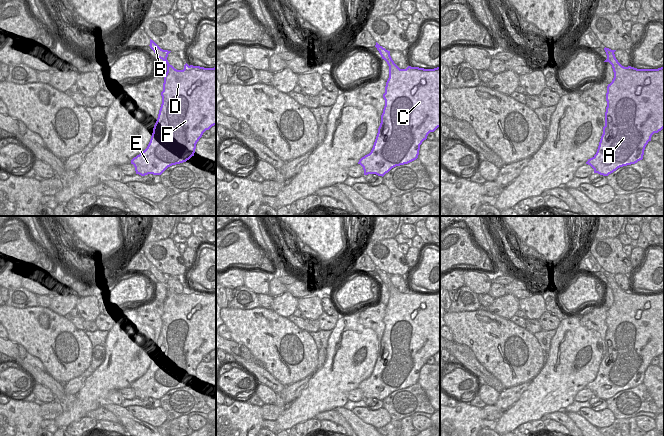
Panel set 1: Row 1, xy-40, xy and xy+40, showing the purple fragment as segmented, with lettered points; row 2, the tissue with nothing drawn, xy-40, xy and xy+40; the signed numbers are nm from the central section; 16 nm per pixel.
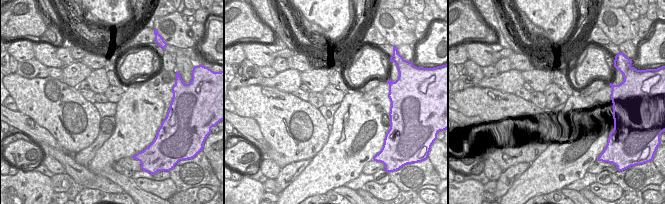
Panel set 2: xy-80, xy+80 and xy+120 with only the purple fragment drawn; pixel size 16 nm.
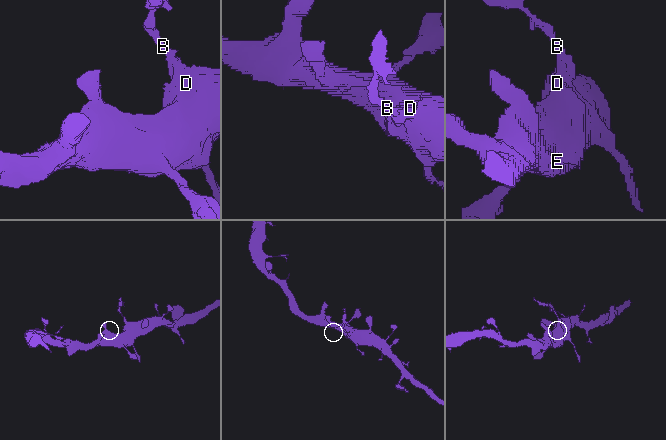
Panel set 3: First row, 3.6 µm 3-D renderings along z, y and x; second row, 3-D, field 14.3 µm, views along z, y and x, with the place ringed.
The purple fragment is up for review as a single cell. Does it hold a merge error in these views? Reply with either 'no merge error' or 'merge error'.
merge error

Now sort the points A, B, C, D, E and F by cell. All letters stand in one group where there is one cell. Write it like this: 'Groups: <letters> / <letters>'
Groups: A C D E F / B.

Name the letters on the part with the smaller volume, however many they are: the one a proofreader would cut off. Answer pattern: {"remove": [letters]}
{"remove": ["B"]}

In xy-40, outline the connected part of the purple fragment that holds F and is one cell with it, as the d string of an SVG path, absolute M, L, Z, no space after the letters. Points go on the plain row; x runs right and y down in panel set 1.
M160 281L167 288L164 300L163 315L161 316L162 328L157 345L147 372L131 384L136 398L161 399L168 391L180 388L194 380L196 368L206 354L216 349L216 291L204 292L200 290L184 289L183 294L177 294L169 288L167 281Z

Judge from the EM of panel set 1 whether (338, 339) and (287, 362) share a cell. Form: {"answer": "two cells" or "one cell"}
{"answer": "two cells"}

